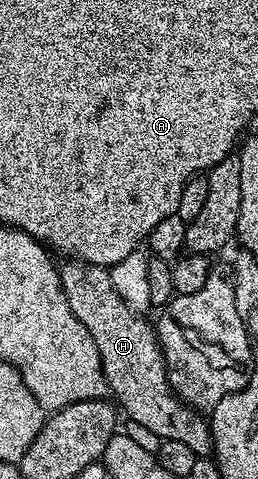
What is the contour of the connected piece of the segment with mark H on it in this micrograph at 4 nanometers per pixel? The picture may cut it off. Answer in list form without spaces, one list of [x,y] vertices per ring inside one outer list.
[[[66,261],[63,262],[66,264],[61,264],[58,267],[58,276],[62,282],[62,292],[64,293],[68,305],[72,309],[72,313],[76,313],[76,317],[80,320],[81,323],[86,326],[88,333],[92,333],[92,341],[96,341],[96,349],[100,349],[100,361],[102,362],[102,372],[106,378],[106,385],[109,391],[109,394],[112,396],[113,402],[117,404],[120,408],[121,414],[126,415],[135,423],[138,427],[143,427],[150,435],[155,435],[155,440],[161,441],[163,439],[175,439],[176,441],[184,441],[184,445],[188,445],[188,449],[192,449],[192,453],[199,457],[206,457],[211,454],[213,445],[214,445],[214,435],[210,432],[210,425],[207,419],[207,416],[203,412],[189,407],[187,403],[182,400],[178,394],[172,389],[170,384],[170,378],[166,372],[166,362],[162,356],[162,347],[158,344],[158,332],[156,330],[155,324],[150,323],[146,320],[147,316],[145,314],[133,311],[128,305],[124,305],[124,301],[120,297],[120,293],[116,293],[116,289],[112,285],[110,280],[110,272],[105,267],[92,267],[81,261]]]

